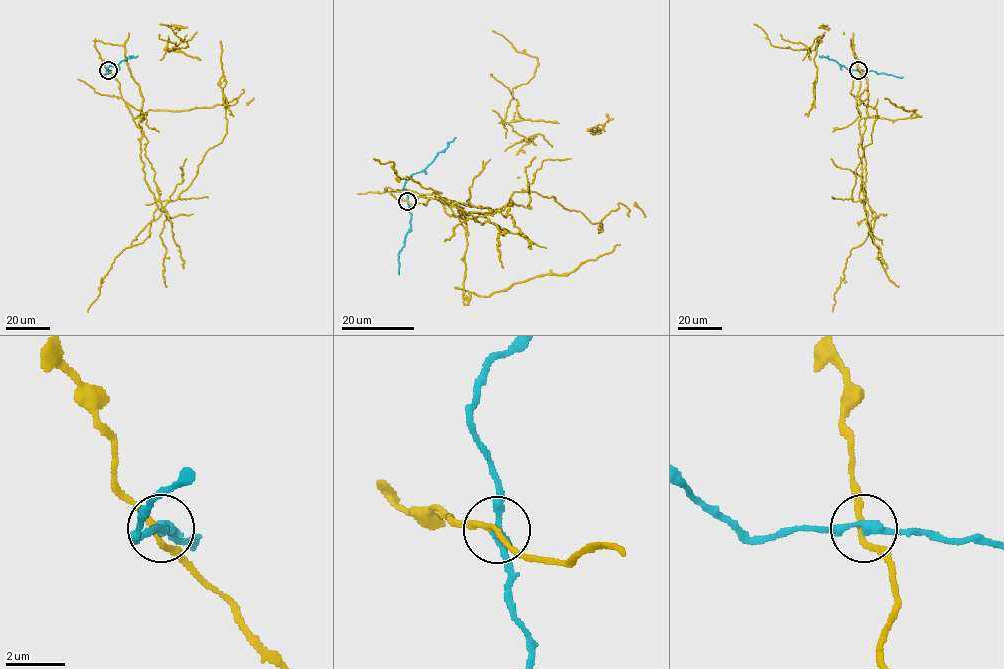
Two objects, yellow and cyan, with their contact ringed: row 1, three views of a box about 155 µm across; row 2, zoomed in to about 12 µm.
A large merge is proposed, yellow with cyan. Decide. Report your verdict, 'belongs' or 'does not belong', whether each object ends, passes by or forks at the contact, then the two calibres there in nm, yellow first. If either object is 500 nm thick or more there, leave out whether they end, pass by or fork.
does not belong; yellow passes by; cyan passes by; calibres 180 and 280 nm

